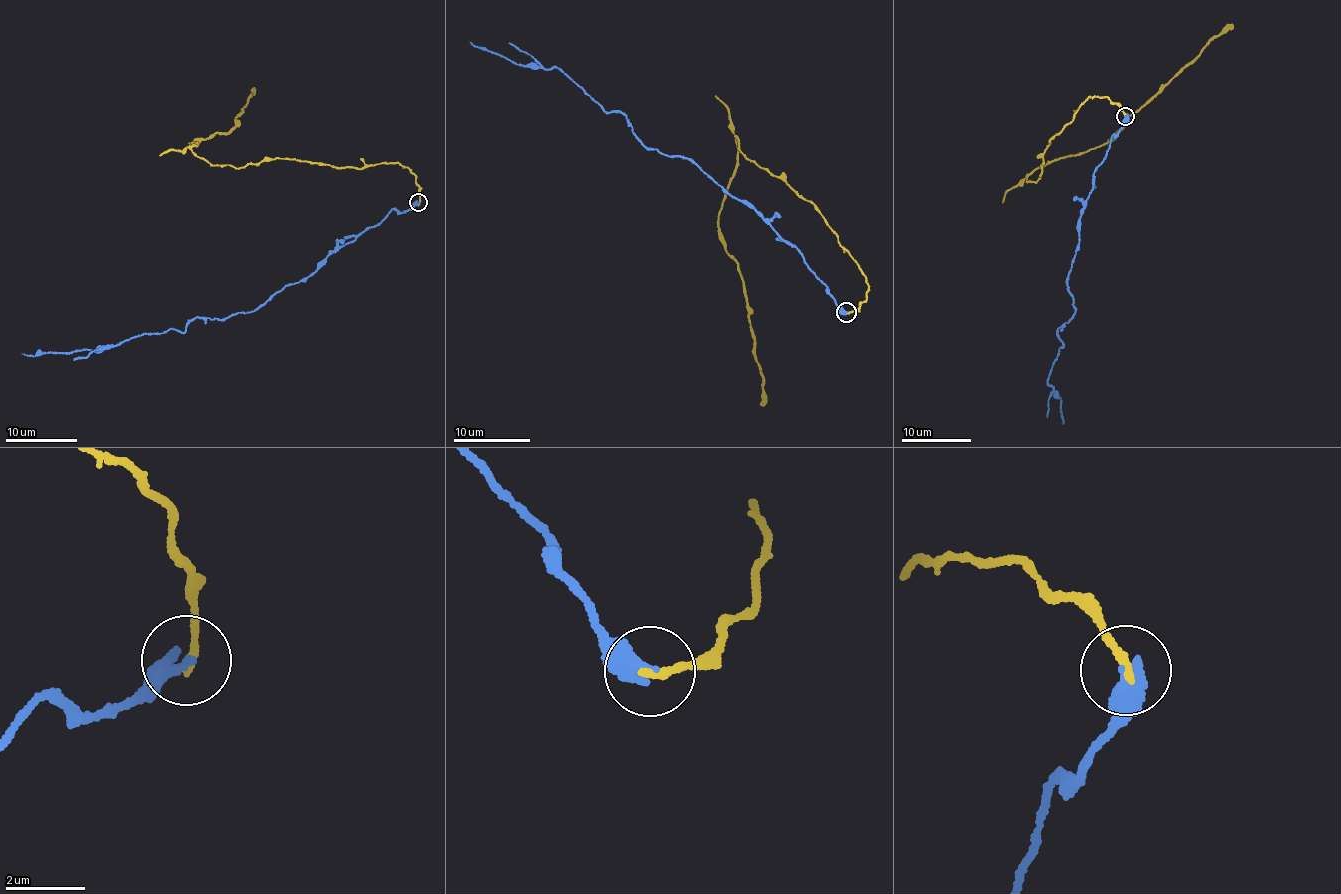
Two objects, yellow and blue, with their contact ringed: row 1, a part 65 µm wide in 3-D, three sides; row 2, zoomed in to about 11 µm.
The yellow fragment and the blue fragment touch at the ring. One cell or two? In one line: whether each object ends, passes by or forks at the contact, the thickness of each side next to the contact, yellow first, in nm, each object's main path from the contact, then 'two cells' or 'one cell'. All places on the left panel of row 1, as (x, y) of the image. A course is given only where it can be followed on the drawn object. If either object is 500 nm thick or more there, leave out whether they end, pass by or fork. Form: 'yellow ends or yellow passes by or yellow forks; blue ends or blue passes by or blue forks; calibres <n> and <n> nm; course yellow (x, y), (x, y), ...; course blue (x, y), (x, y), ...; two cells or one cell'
yellow ends; blue ends; calibres 200 and 440 nm; course yellow (419, 202), (397, 161), (234, 168), (192, 151), (231, 132), (253, 88); course blue (419, 202), (391, 211), (319, 269), (246, 313), (197, 317), (182, 331), (142, 333), (89, 351), (22, 353); two cells

